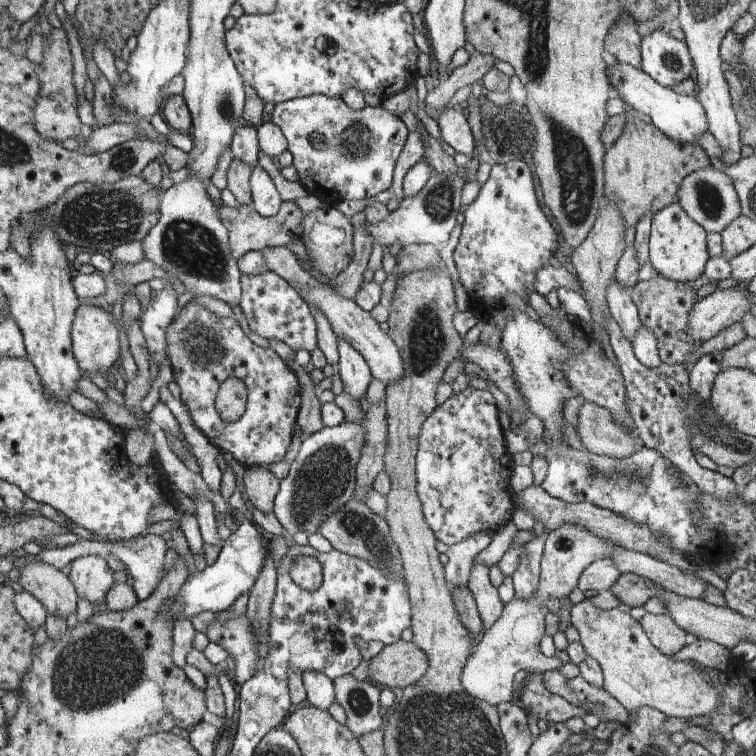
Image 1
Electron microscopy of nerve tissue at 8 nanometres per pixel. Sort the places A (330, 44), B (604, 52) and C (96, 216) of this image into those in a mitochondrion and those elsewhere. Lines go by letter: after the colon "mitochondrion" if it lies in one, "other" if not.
A: other
B: other
C: mitochondrion

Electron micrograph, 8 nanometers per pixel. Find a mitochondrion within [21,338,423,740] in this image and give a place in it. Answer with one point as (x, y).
(91, 674)

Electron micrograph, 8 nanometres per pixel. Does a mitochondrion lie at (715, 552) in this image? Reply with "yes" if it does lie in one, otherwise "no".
no

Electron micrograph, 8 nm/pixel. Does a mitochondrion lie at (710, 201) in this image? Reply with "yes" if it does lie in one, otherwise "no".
yes

